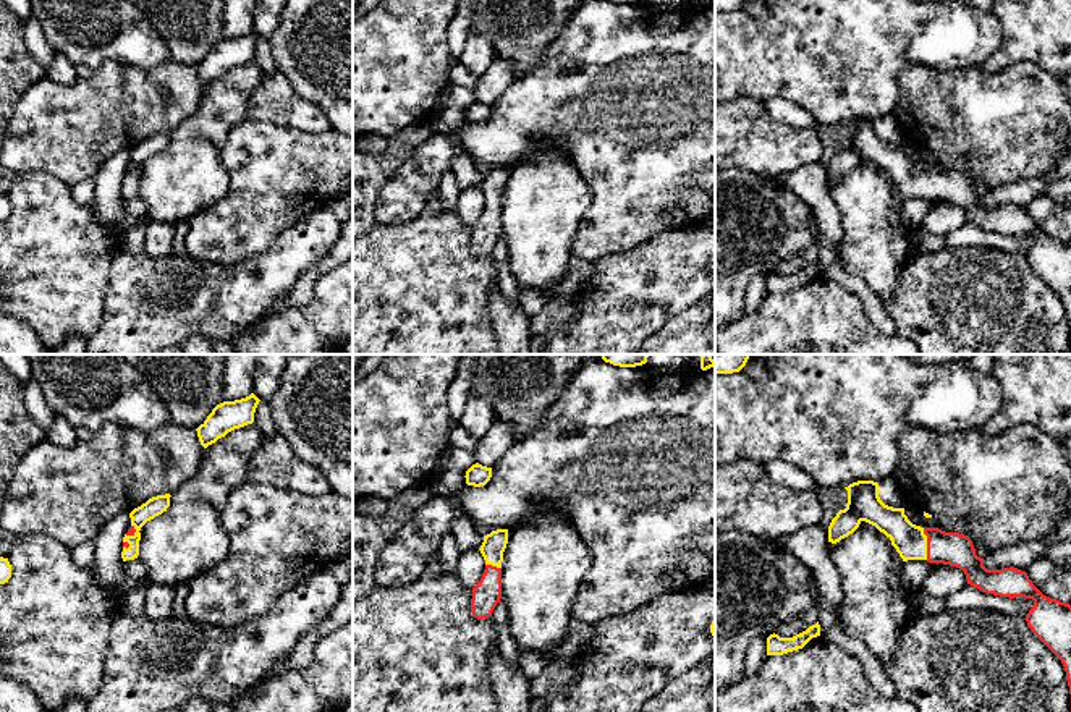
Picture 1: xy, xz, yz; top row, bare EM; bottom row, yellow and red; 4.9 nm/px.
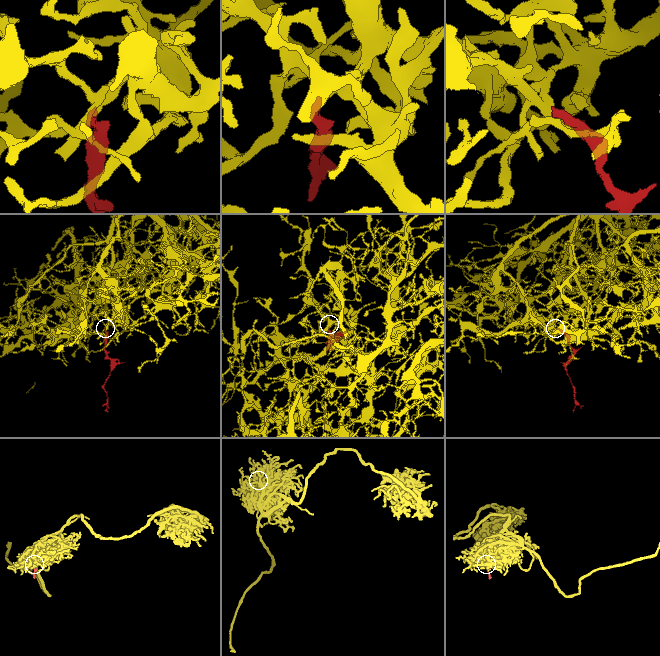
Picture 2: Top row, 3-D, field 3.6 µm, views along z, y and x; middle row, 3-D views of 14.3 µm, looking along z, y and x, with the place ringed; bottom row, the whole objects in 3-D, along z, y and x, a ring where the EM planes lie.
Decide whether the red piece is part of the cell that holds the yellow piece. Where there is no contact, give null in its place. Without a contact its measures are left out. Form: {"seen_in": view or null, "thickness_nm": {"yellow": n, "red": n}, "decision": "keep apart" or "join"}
{"seen_in": "yz", "thickness_nm": {"yellow": 160, "red": 170}, "decision": "join"}

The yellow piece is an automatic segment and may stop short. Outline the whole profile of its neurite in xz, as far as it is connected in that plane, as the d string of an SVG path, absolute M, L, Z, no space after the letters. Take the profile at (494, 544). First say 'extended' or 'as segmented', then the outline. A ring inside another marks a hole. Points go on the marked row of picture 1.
extended; M497 529L484 536L480 553L485 570L480 581L472 587L471 610L477 620L492 617L502 599L502 562L508 544L508 529Z

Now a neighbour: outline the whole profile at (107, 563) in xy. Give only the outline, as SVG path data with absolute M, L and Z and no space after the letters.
M120 513L94 539L95 552L91 570L95 573L97 583L120 599L149 584L149 579L134 581L125 573L121 552L123 537L129 528L129 513Z

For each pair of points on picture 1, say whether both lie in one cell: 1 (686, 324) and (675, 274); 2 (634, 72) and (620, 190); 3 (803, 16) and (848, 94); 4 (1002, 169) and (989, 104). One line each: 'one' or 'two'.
1: two
2: one
3: one
4: one

